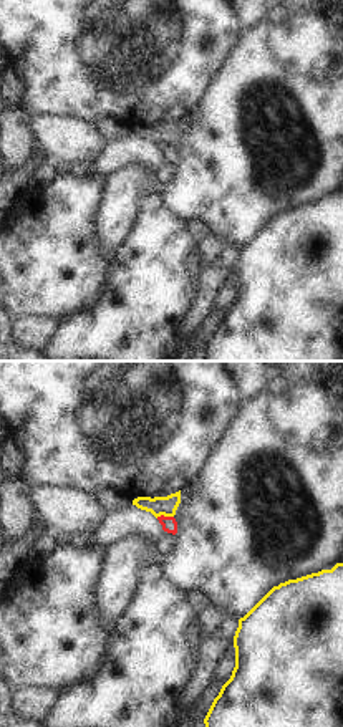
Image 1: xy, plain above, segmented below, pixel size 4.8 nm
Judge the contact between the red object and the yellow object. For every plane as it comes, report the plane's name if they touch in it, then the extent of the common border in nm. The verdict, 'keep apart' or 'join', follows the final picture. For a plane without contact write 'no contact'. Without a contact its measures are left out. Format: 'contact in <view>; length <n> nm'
contact in xy; length 90 nm

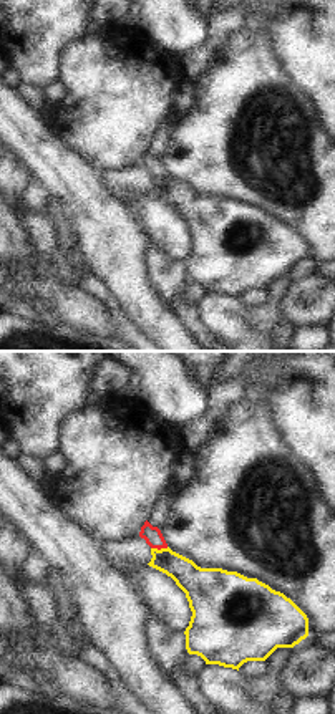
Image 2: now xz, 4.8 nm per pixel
contact in xz; length 90 nm

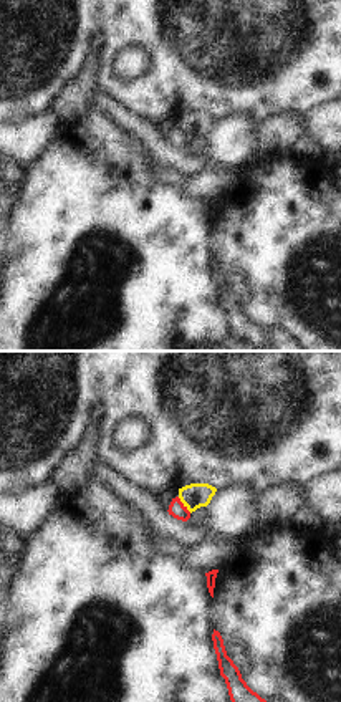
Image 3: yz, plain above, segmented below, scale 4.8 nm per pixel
contact in yz; length 100 nm

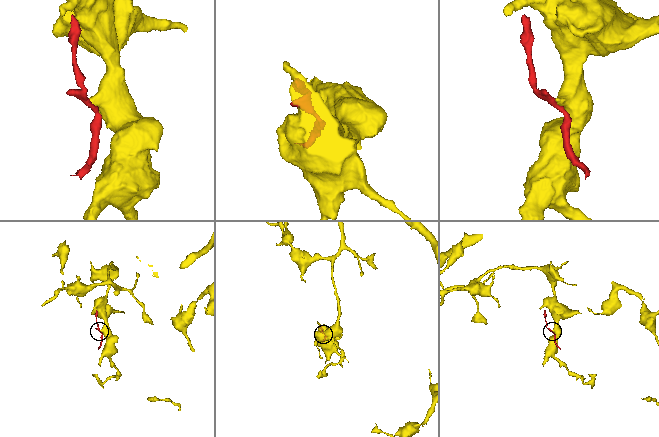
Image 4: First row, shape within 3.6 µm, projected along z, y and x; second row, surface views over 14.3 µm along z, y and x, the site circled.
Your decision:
keep apart

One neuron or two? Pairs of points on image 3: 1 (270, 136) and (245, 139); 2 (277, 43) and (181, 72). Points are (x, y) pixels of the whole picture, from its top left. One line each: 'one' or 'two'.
1: two
2: one

